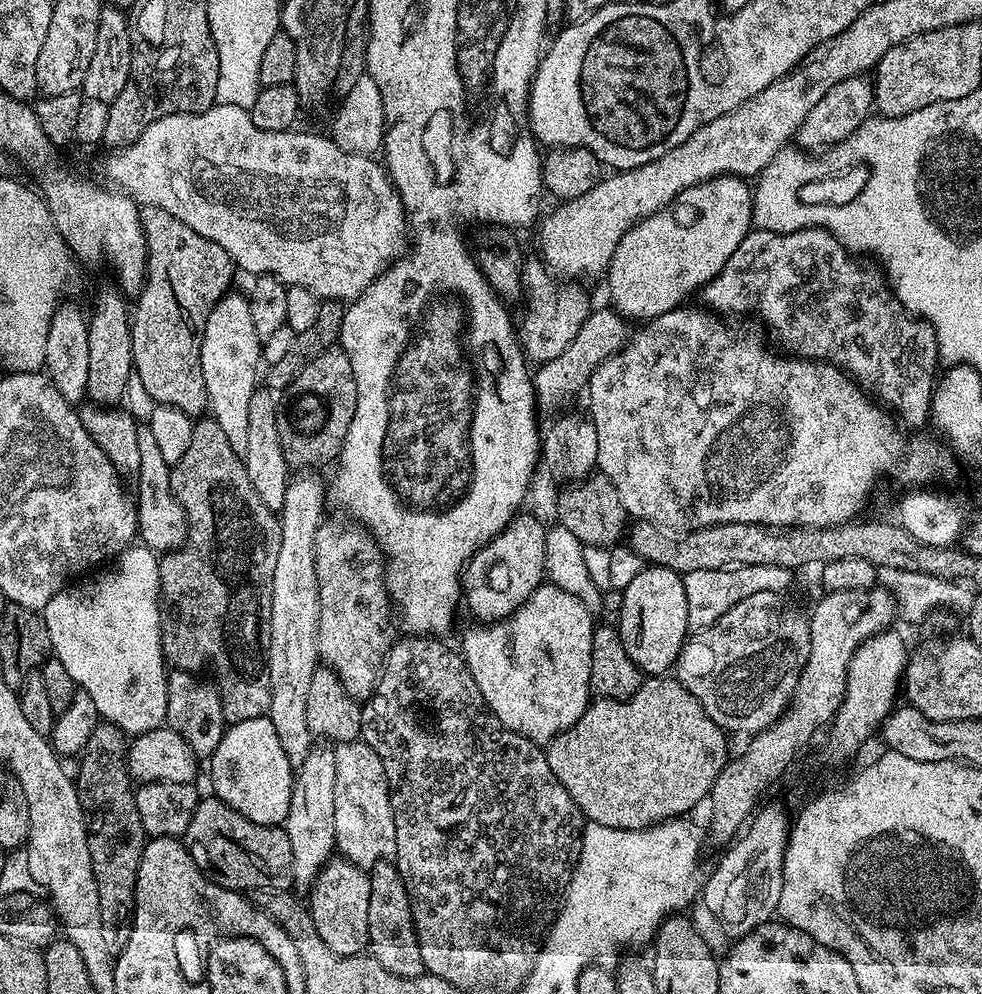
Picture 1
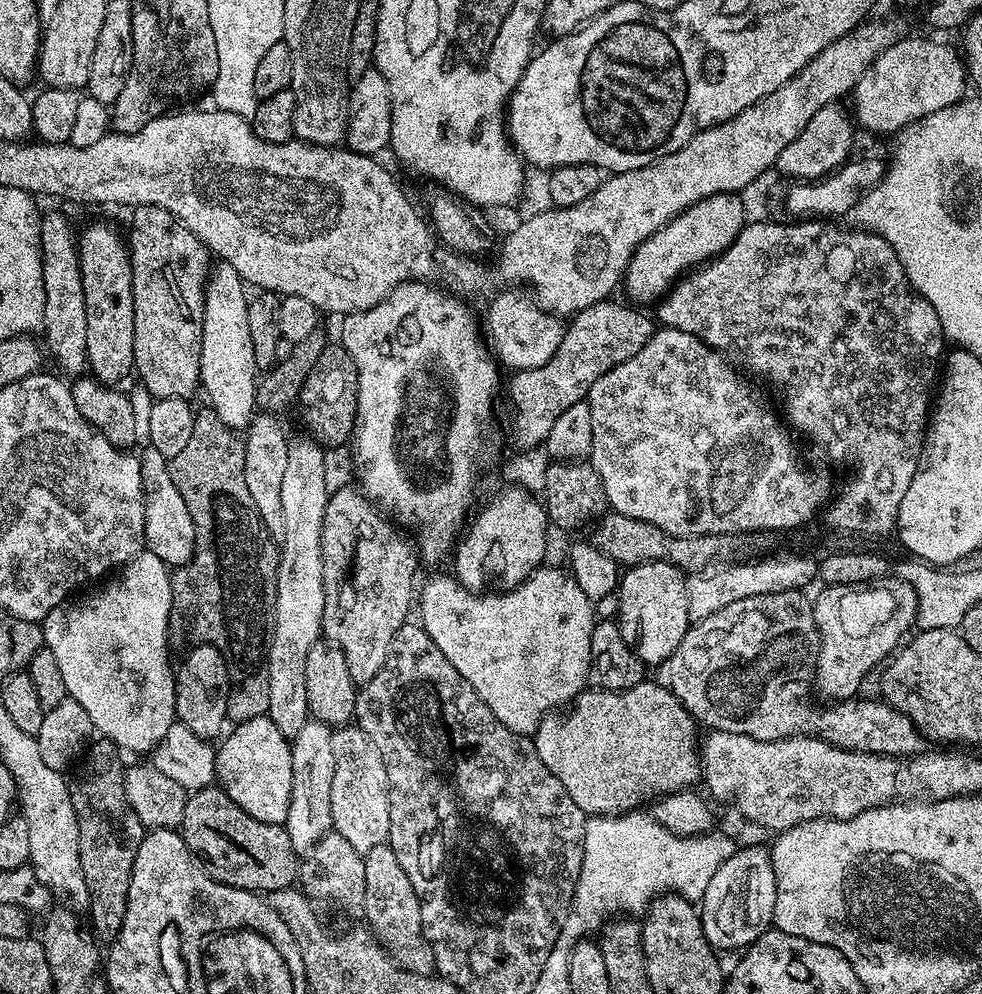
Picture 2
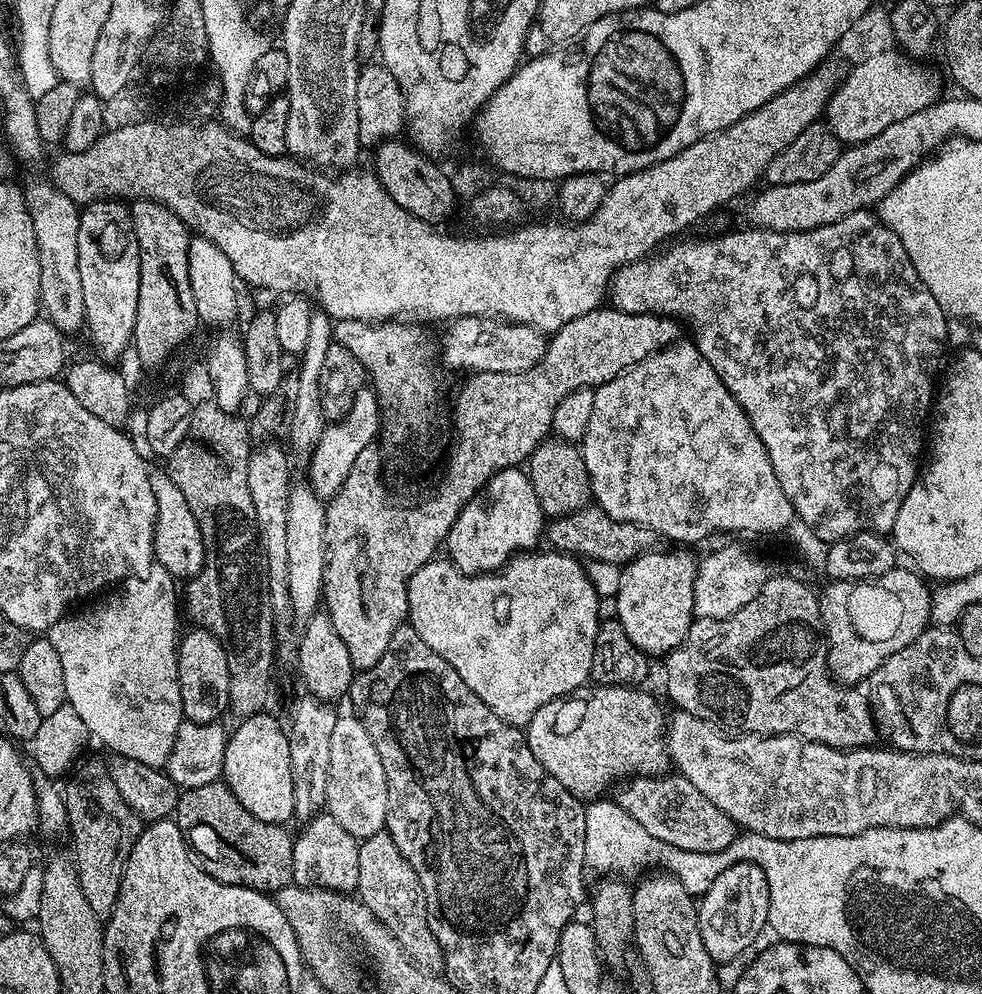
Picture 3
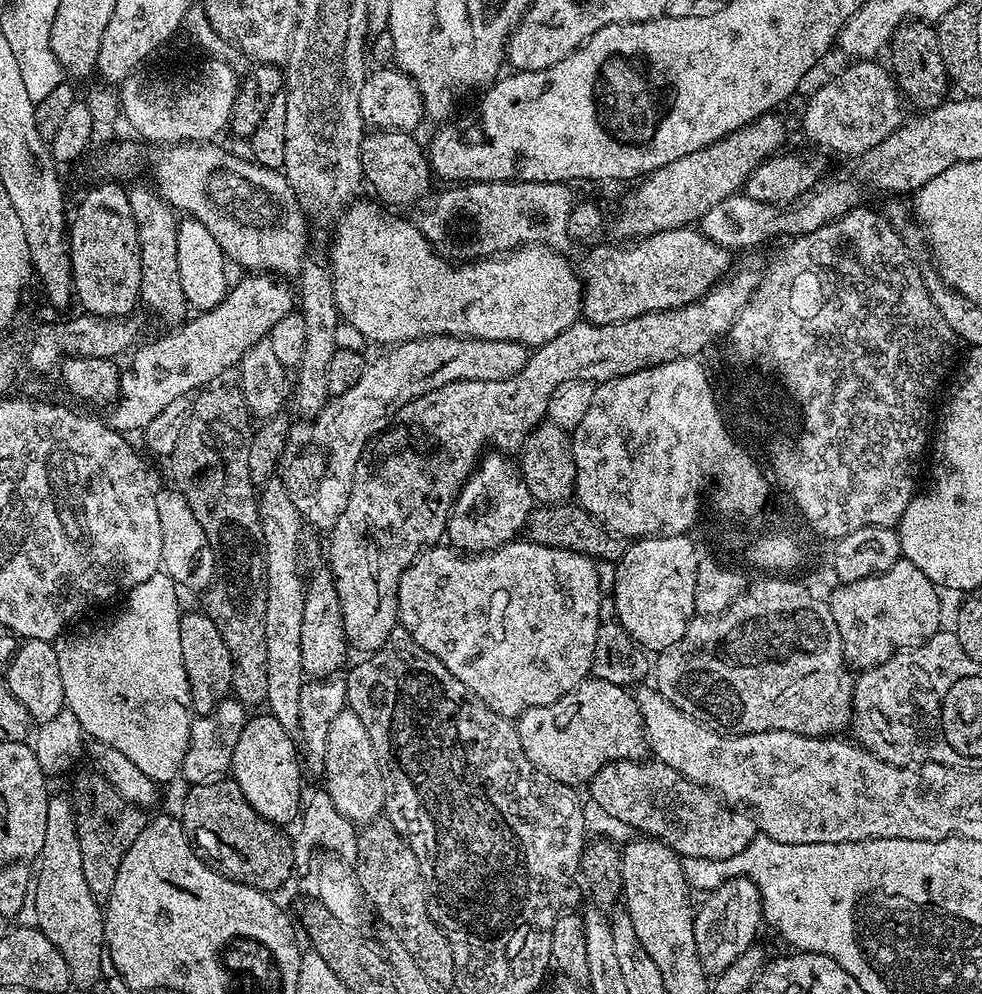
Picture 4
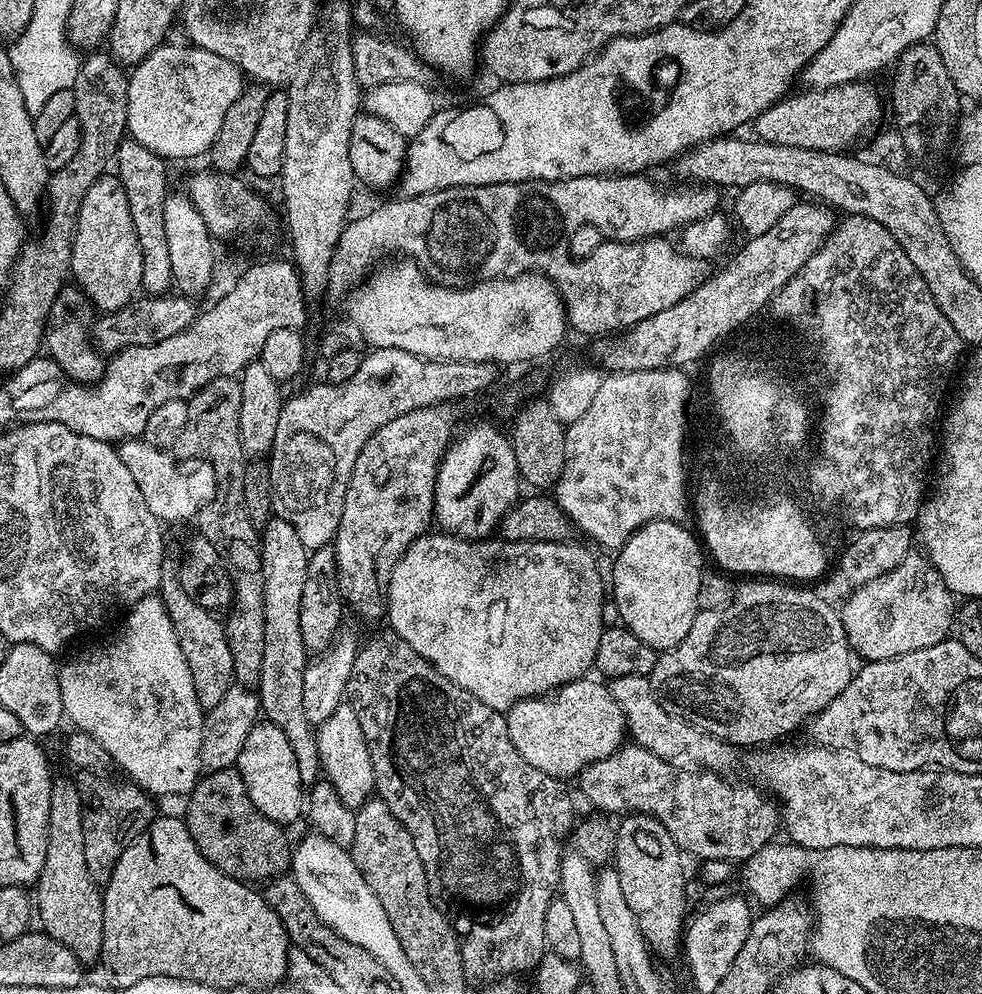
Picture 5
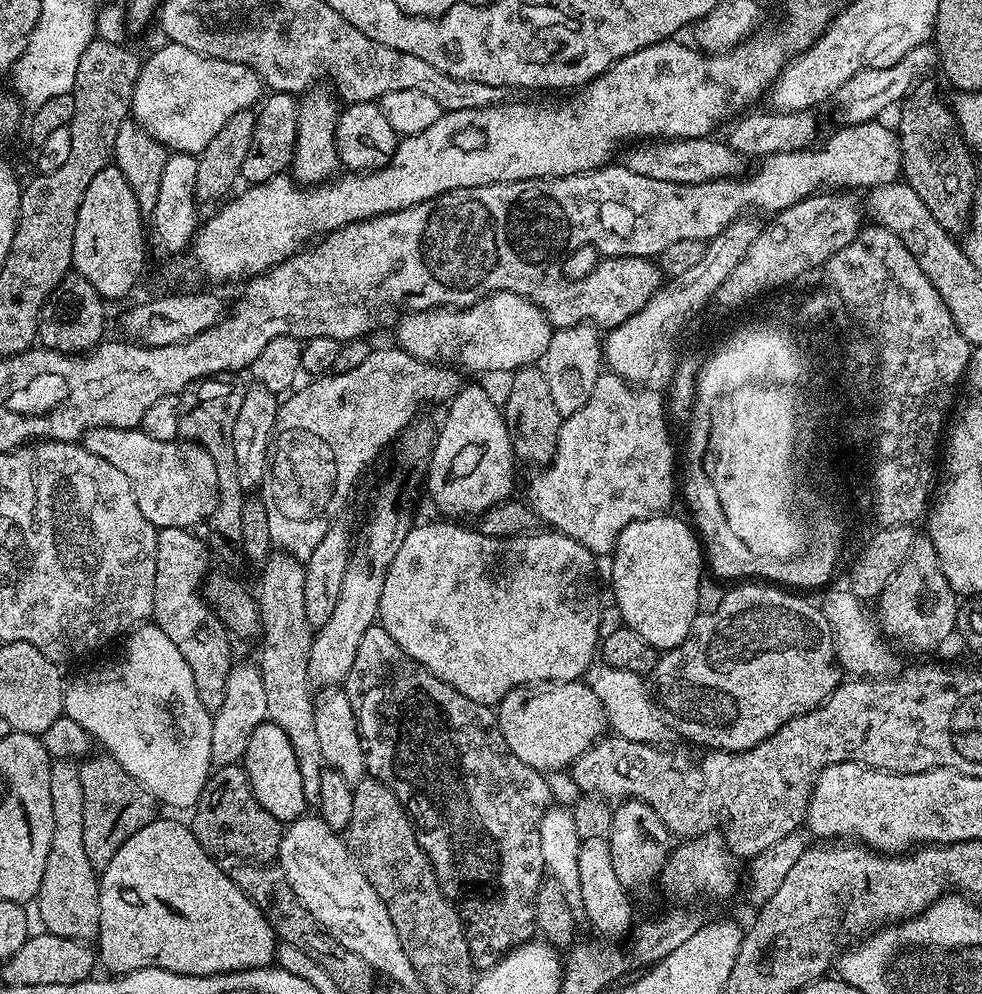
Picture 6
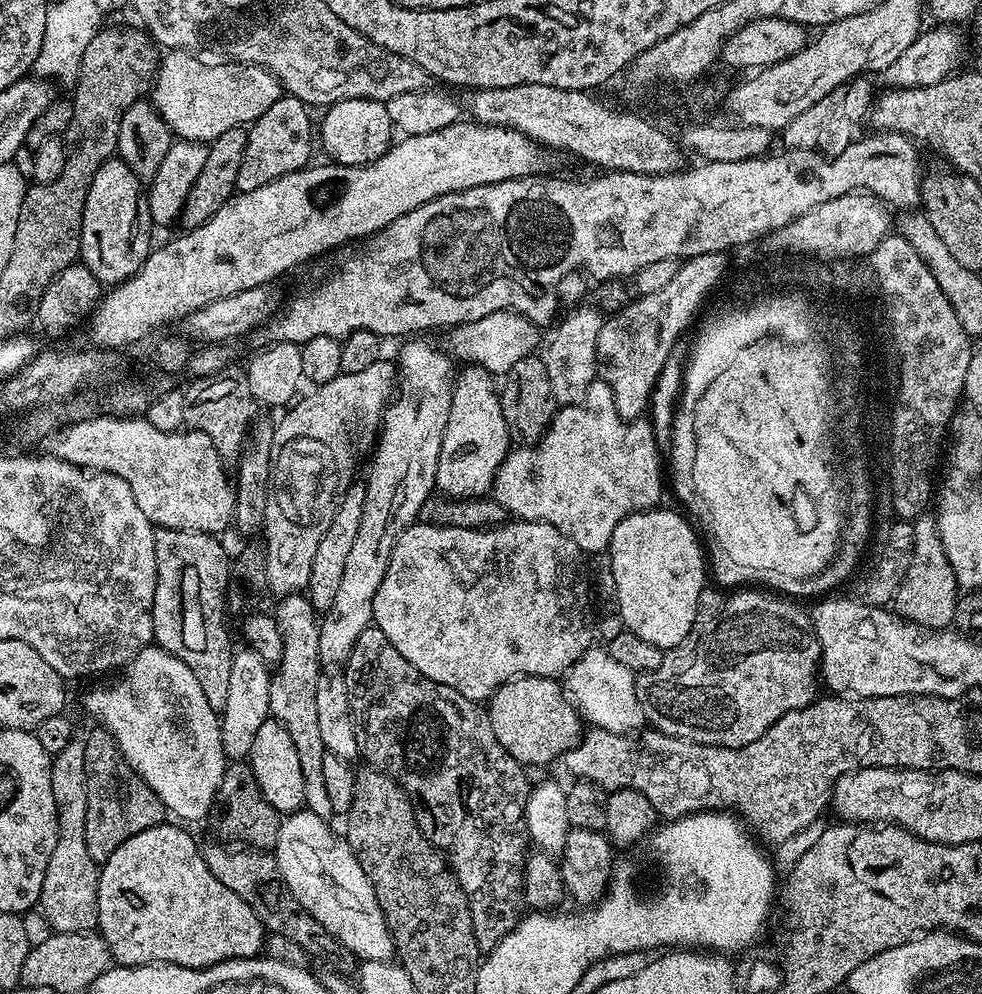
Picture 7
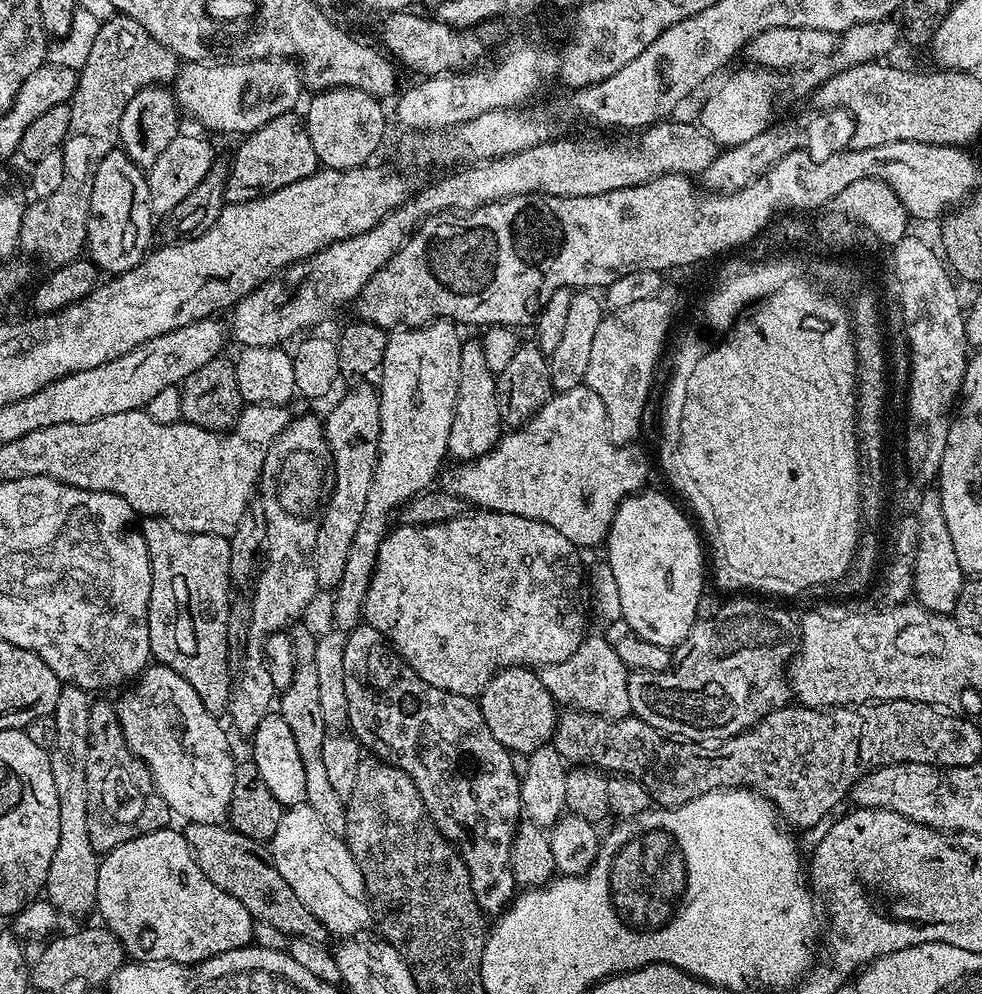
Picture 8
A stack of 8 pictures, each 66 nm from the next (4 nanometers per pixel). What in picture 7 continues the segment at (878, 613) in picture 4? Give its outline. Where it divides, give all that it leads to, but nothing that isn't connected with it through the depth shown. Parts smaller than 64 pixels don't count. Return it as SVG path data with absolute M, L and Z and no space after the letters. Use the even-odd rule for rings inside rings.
M921 514L912 520L914 530L914 550L910 558L910 566L896 592L894 611L896 615L911 620L913 624L929 630L944 630L956 619L956 602L958 585L956 575L950 566L950 558L946 558L946 550L942 546L942 538L936 525L936 517L932 514Z

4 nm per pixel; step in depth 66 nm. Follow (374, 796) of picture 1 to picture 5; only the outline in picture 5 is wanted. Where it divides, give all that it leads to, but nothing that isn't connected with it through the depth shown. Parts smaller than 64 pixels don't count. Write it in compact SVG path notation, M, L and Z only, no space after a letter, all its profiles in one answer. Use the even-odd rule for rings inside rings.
M342 702L326 722L322 722L316 729L318 754L323 775L338 790L338 796L350 809L357 809L365 804L376 792L374 766L370 762L370 750L366 738L362 734L362 722L358 722L358 714L352 705Z

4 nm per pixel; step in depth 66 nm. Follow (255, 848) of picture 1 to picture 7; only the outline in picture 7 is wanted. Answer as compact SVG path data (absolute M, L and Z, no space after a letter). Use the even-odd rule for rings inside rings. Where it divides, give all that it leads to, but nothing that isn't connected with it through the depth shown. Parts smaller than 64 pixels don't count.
M232 762L225 767L211 815L216 816L216 832L220 835L217 837L249 848L275 849L282 816L274 810L274 806L270 806L270 802L266 802L266 798L262 798L251 763Z

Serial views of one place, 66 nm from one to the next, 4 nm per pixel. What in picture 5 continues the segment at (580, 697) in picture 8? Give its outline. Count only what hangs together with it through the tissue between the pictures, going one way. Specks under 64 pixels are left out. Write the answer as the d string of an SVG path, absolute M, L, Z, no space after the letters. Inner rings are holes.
M649 677L618 678L611 681L610 687L614 702L618 702L624 715L627 735L640 747L650 750L650 754L658 754L658 758L677 766L691 766L696 770L721 774L728 774L735 766L737 749L716 736L706 734L701 728L695 728L684 717L669 710L664 701L652 691Z

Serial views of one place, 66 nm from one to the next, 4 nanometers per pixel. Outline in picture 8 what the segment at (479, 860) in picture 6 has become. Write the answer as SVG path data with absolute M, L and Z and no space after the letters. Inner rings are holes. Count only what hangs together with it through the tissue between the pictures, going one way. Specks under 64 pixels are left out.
M361 622L345 635L344 669L346 670L346 702L348 703L347 727L350 729L351 735L355 736L365 749L371 750L387 764L398 766L398 770L405 772L414 782L414 786L418 786L418 794L426 806L428 817L431 818L436 829L460 851L462 862L466 862L466 870L470 874L470 886L474 890L474 898L478 902L478 906L486 914L492 914L492 912L496 912L495 914L503 913L504 909L512 903L514 893L518 888L512 873L510 854L516 826L522 816L520 807L520 781L522 776L519 771L516 773L516 764L512 761L515 760L513 753L504 748L502 742L498 742L498 738L494 738L494 734L490 734L490 726L486 726L486 718L482 718L480 705L473 697L463 696L462 694L450 694L446 690L438 690L438 686L430 686L430 682L423 680L400 657L400 653L385 640L382 633L374 630L368 624Z

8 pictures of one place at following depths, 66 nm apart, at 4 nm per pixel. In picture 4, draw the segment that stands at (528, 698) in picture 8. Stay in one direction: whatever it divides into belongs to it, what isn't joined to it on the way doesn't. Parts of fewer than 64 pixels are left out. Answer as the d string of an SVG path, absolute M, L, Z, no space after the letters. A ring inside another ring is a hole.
M595 678L583 680L553 704L526 710L515 725L526 758L550 778L573 786L587 785L611 760L639 760L649 751L635 695L622 686L614 686L614 682Z

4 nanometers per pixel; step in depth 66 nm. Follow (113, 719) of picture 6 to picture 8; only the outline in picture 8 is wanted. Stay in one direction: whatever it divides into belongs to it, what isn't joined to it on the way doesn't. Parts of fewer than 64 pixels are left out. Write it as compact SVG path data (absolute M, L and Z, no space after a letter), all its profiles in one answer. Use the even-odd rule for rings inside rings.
M157 662L136 677L131 686L119 693L120 700L115 701L116 713L122 722L122 734L130 746L130 750L144 763L156 788L173 813L185 816L185 821L197 824L224 824L229 819L236 781L237 761L232 760L232 752L228 749L228 736L219 724L217 717L202 704L197 690L180 672Z

